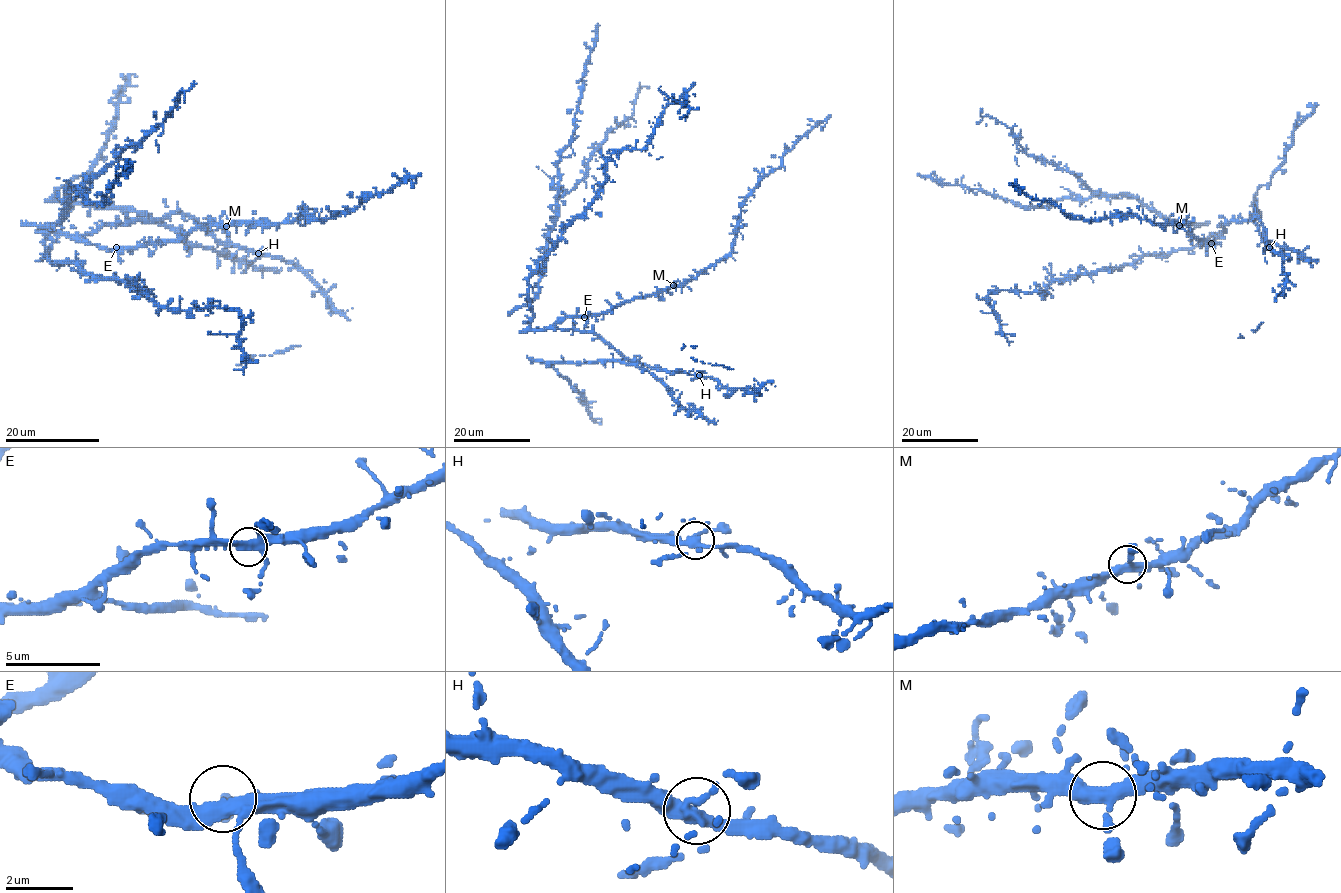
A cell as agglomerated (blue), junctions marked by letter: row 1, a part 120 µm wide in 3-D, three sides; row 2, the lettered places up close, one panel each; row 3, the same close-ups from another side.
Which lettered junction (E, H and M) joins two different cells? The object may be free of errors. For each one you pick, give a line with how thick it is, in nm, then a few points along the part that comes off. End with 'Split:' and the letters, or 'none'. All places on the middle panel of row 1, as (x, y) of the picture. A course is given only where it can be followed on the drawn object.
Split: none

